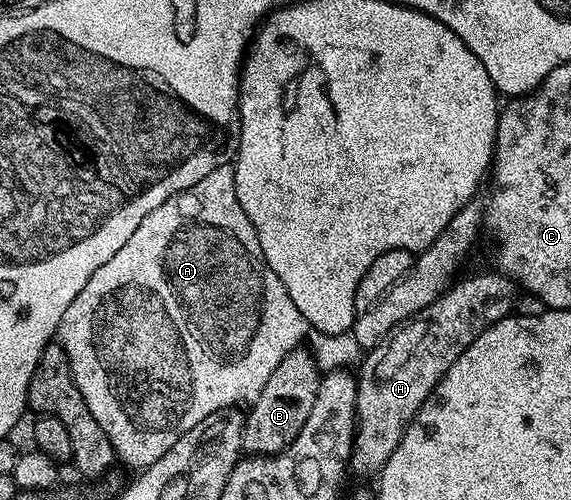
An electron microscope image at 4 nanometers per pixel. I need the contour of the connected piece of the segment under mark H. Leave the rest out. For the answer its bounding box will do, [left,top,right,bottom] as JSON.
[348,272,516,477]

